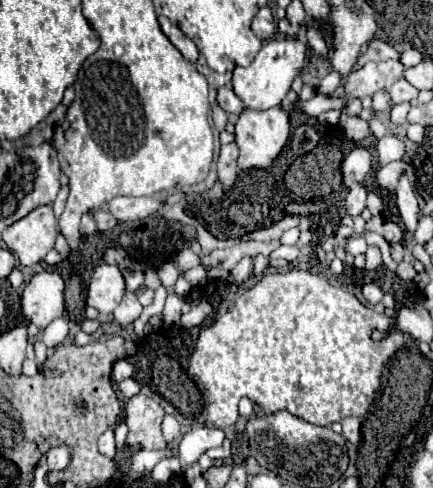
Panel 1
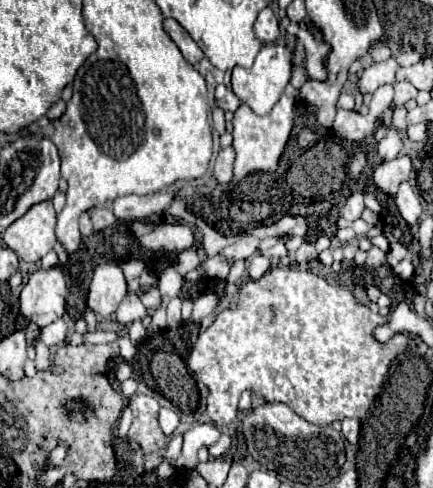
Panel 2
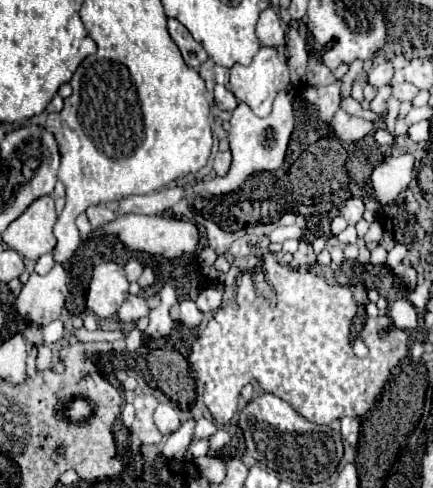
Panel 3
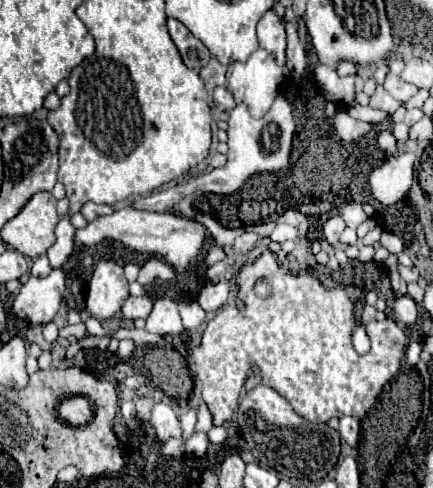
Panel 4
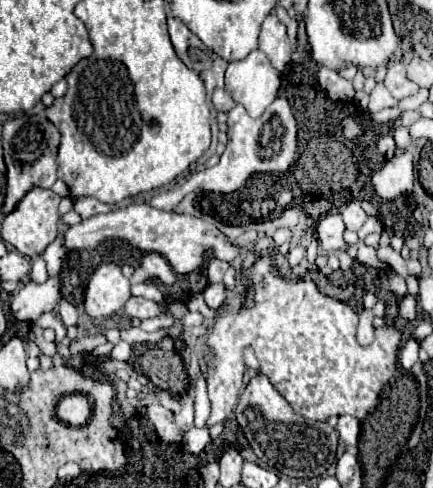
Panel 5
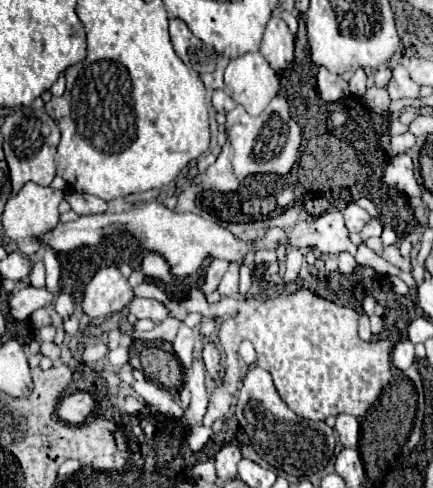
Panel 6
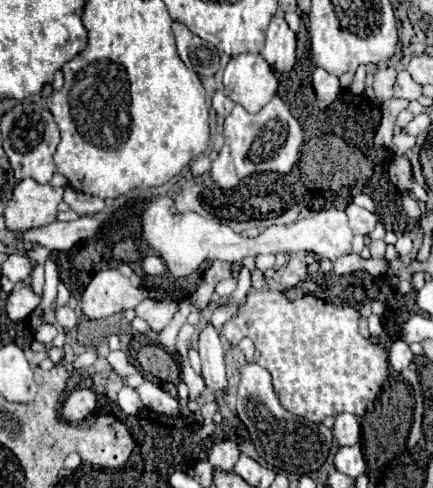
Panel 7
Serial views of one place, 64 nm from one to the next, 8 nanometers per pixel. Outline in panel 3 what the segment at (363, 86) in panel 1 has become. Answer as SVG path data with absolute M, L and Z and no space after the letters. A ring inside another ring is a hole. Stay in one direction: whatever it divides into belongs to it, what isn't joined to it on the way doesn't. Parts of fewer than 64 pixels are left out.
M384 60L384 62L378 62L378 64L370 70L368 82L370 82L372 86L380 88L380 86L388 84L388 82L392 80L392 76L394 76L394 68L392 68L392 64L390 64L388 60Z

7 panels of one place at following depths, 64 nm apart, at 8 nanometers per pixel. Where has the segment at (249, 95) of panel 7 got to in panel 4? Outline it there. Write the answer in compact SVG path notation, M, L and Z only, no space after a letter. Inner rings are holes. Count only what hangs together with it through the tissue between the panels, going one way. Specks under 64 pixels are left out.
M258 48L246 62L232 62L228 66L226 88L232 92L234 100L248 106L254 118L260 118L278 96L278 86L284 82L286 74L286 68L280 68L268 52Z

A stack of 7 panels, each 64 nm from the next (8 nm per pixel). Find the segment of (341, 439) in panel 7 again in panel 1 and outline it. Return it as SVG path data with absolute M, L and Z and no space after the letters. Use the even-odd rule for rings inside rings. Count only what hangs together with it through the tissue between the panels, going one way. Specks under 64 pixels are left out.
M344 418L342 420L342 434L352 442L358 444L360 442L360 418Z

